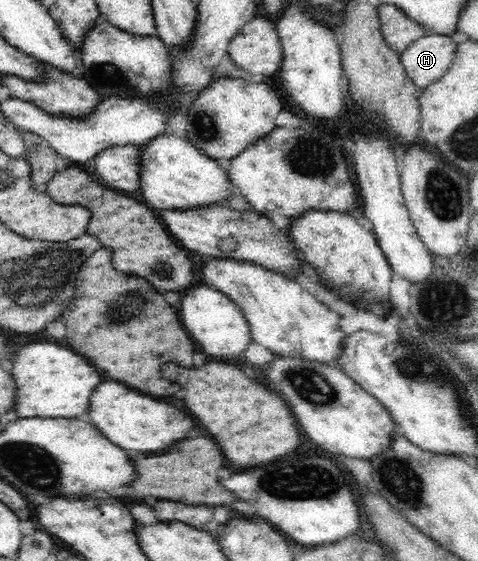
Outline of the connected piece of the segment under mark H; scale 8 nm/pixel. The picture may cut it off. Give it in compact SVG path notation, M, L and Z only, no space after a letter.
M446 34L424 35L401 53L402 67L416 88L423 91L446 74L458 46Z

